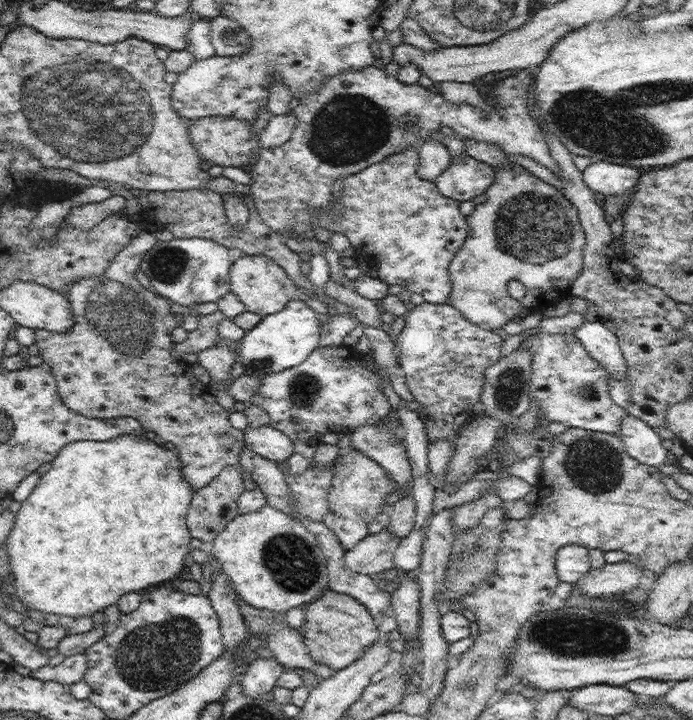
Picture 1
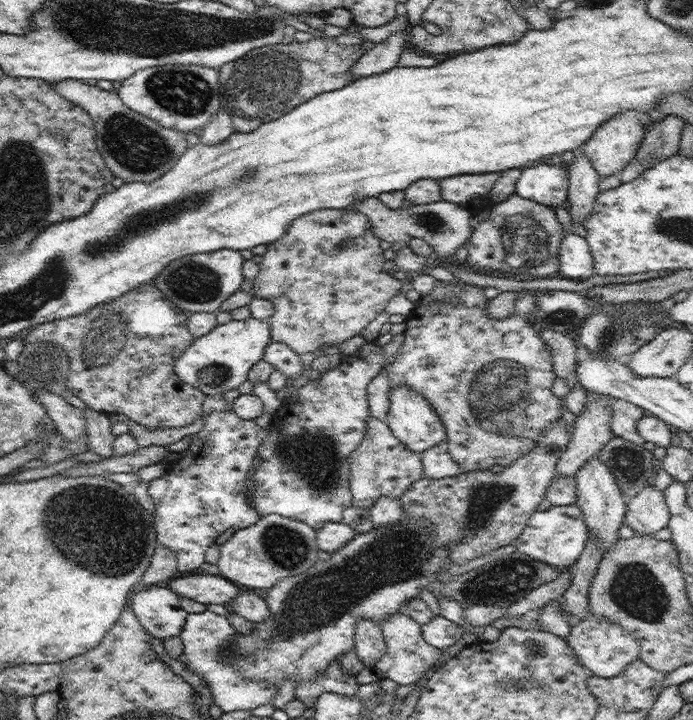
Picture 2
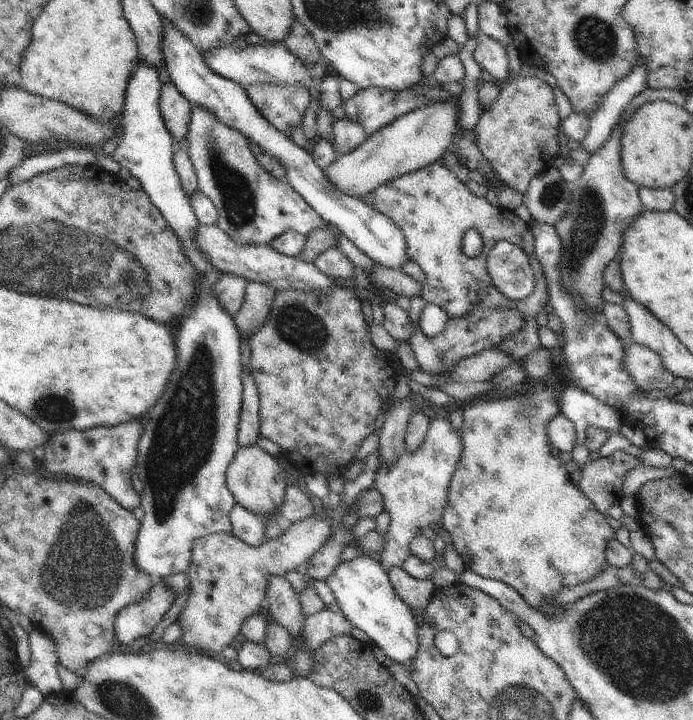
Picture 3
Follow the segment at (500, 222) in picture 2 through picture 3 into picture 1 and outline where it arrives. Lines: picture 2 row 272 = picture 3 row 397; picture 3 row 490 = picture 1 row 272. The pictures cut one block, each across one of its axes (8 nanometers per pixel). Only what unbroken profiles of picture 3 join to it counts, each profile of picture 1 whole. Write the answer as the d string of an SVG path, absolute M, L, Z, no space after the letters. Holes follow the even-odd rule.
M512 158L512 161L506 161L503 167L495 169L494 182L492 182L488 187L488 190L485 192L485 195L487 196L486 202L476 205L474 211L466 217L467 225L469 226L468 234L466 235L460 250L458 250L458 254L452 258L452 261L449 264L452 290L448 302L454 306L454 308L457 308L464 315L464 318L467 318L470 322L476 324L476 326L482 327L486 330L494 331L496 328L502 328L507 322L516 319L518 314L520 314L525 308L534 310L532 313L542 313L547 307L554 306L553 304L560 302L562 298L569 295L568 291L571 288L571 284L573 284L578 278L578 275L583 271L583 250L586 244L586 237L581 222L579 221L577 208L565 197L564 193L556 189L555 186L552 186L535 175L532 175L532 173L524 169L520 164L517 164L516 160L516 158ZM510 280L519 280L524 284L526 293L521 300L513 298L508 293L507 286Z

